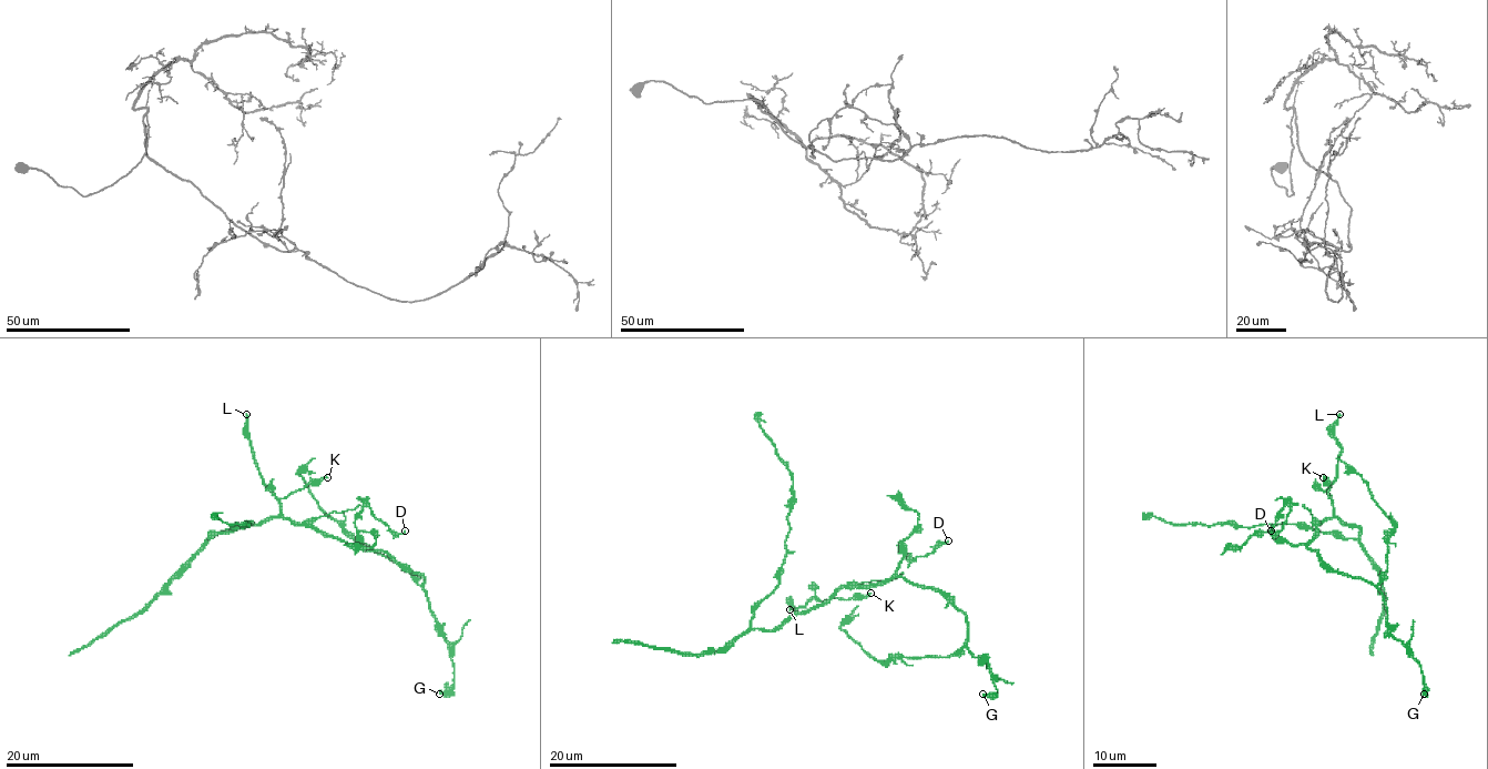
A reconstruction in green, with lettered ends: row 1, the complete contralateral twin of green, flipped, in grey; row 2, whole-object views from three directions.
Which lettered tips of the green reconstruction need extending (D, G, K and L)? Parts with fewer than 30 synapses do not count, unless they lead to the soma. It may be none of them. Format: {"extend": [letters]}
{"extend": ["L"]}

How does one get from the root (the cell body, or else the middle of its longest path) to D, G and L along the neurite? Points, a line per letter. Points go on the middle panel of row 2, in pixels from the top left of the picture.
D: (862, 587), (880, 584), (895, 573), (903, 556), (899, 542), (898, 545), (914, 559), (927, 556), (948, 540)
G: (862, 587), (902, 577), (943, 593), (966, 616), (967, 647), (986, 660), (995, 676), (997, 694), (982, 694)
L: (862, 587), (843, 587), (826, 603), (812, 598), (796, 610), (790, 604), (790, 609)

